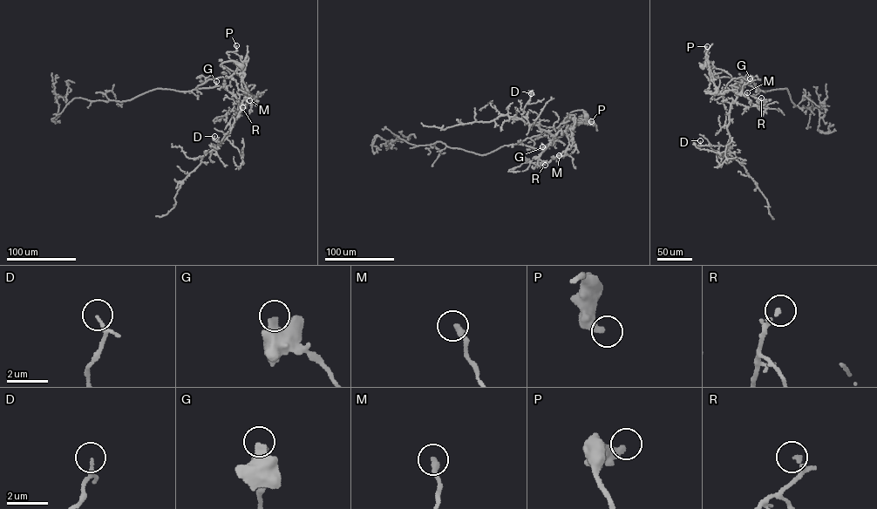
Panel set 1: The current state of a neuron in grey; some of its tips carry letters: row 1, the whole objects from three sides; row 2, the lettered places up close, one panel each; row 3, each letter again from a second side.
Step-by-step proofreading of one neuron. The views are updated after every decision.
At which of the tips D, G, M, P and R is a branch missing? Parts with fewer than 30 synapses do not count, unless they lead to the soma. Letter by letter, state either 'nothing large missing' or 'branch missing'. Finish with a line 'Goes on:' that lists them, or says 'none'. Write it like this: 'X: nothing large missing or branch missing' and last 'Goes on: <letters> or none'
D: nothing large missing
G: nothing large missing
M: nothing large missing
P: nothing large missing
R: nothing large missing
Goes on: none

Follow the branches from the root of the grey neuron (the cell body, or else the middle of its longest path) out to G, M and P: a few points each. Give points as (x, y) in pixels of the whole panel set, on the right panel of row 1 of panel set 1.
G: (702, 66), (699, 63), (724, 70), (736, 81), (745, 84), (752, 82), (750, 78)
M: (702, 66), (699, 63), (724, 70), (744, 84), (735, 100), (725, 101), (723, 94), (727, 90), (747, 92)
P: (702, 66), (699, 63), (724, 70), (744, 83), (735, 100), (725, 101), (716, 89), (707, 68), (707, 46)

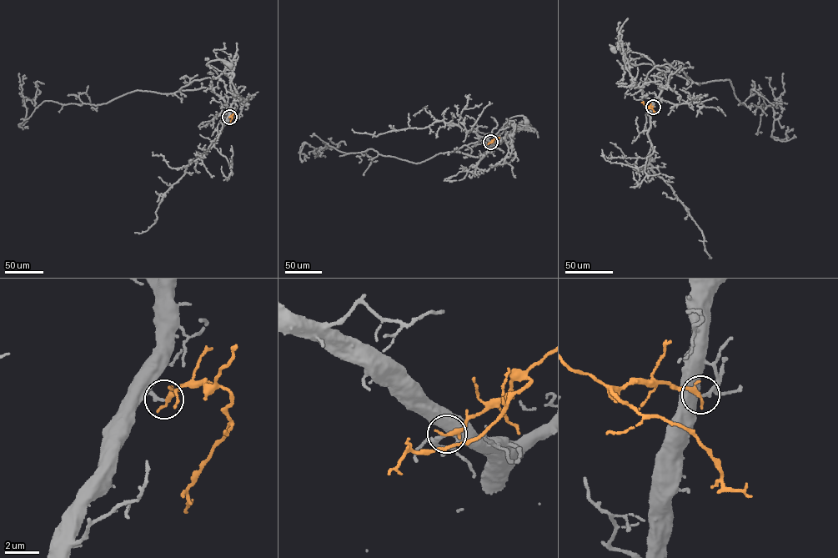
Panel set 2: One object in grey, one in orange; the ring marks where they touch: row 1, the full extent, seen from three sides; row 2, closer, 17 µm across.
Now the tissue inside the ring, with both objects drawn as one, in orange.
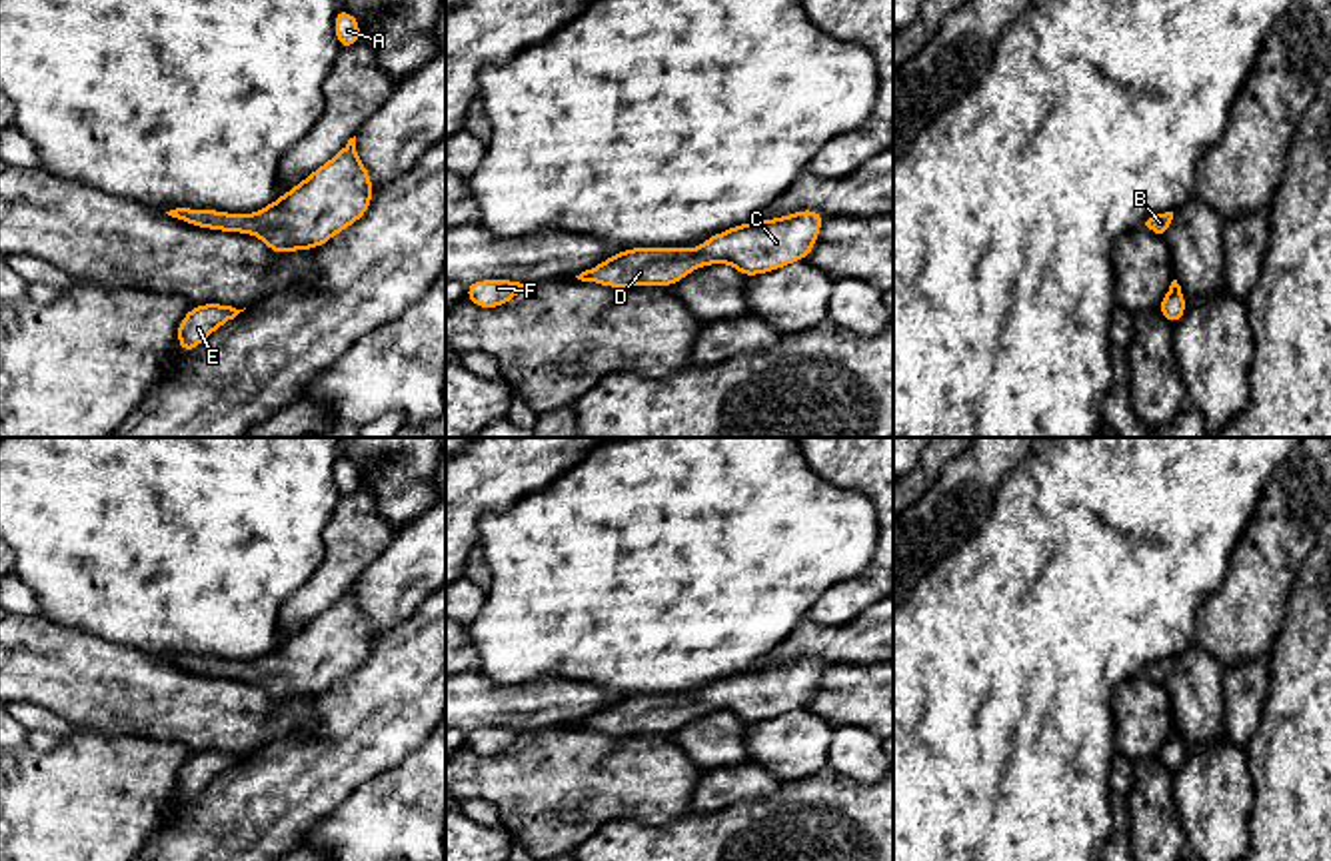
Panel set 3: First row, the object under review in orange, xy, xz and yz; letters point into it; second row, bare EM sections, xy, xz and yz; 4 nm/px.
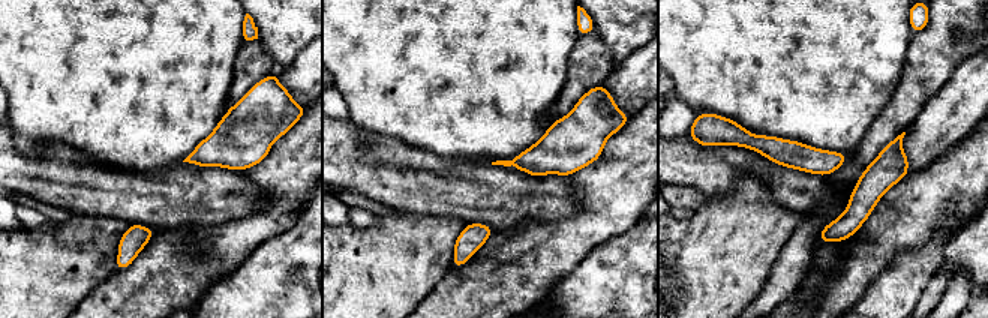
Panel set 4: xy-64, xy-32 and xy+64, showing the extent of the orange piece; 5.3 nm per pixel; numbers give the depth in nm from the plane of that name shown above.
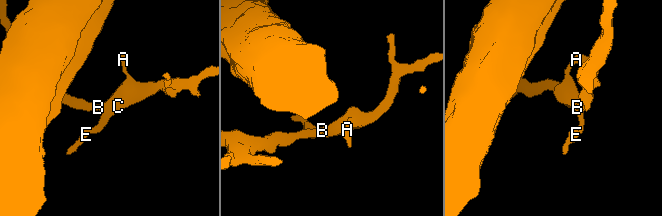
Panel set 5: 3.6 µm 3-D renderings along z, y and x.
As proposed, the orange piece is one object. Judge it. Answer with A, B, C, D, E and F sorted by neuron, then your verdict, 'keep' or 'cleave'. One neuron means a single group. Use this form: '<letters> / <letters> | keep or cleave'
A B C D E F | keep

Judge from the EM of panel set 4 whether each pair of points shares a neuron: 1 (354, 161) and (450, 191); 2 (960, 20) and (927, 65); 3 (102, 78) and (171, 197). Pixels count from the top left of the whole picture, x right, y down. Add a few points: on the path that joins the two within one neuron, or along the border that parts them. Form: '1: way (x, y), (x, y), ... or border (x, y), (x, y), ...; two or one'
1: way (378, 179), (392, 191), (426, 191); one
2: way (948, 30), (948, 39), (934, 53); one
3: border (182, 161), (147, 170), (119, 167); two

